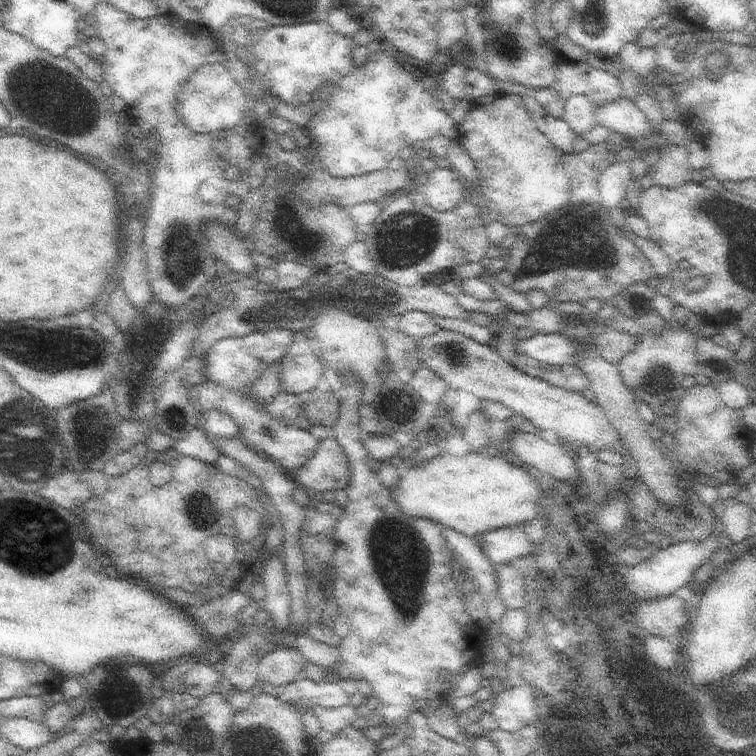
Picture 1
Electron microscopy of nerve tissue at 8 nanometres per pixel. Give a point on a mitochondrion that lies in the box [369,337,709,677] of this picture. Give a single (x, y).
(403, 559)

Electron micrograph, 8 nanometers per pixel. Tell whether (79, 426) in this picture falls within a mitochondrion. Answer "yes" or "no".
yes

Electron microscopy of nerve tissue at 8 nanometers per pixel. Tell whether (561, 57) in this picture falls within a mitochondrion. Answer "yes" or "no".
no

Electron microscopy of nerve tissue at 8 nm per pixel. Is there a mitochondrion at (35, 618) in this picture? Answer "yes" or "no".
no

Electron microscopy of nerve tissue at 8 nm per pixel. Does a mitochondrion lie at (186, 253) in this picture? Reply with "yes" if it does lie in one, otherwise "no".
yes

